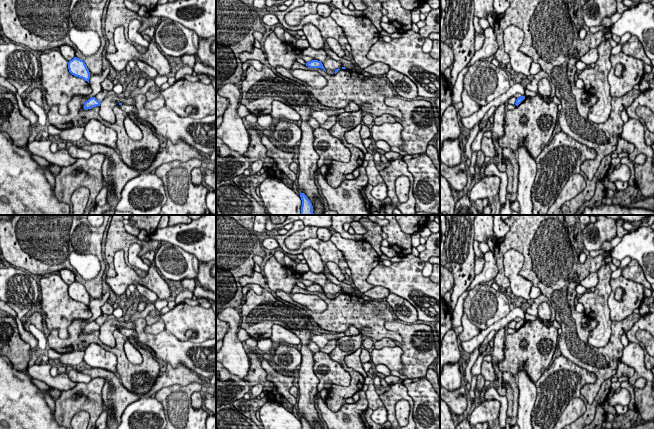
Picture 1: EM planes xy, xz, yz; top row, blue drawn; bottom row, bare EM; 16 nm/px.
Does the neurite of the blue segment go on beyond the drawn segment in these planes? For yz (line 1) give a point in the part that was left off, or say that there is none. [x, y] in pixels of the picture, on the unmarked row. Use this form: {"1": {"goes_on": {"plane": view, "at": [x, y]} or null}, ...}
{"1": {"goes_on": null}}

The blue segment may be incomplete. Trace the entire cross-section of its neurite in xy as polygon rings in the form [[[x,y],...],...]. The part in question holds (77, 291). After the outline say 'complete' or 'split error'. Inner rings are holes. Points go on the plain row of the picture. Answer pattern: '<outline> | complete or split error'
[[[74,281],[68,286],[68,293],[72,299],[82,302],[89,307],[90,296],[83,284]]] | complete

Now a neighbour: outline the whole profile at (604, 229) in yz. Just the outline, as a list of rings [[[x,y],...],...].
[[[597,216],[593,224],[589,222],[582,231],[582,243],[586,250],[603,250],[602,244],[610,242],[617,236],[616,221],[604,216]]]

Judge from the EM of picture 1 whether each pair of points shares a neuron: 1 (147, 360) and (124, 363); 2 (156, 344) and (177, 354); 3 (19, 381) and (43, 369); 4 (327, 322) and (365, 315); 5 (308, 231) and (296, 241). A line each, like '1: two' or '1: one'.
1: one
2: one
3: two
4: one
5: one

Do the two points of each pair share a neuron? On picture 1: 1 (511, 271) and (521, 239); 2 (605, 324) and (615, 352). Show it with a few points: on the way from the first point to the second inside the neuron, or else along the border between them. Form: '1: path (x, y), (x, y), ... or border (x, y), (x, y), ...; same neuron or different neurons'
1: border (510, 248), (518, 251), (523, 256), (520, 274); different neurons
2: border (612, 322), (609, 340), (603, 346), (588, 344); different neurons

